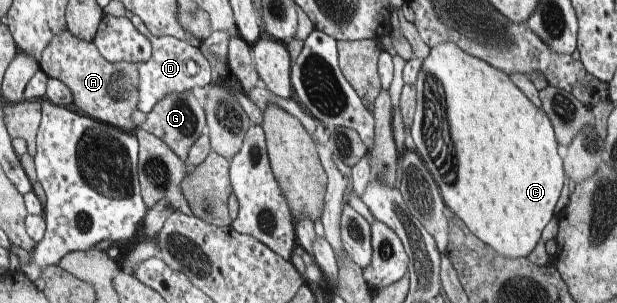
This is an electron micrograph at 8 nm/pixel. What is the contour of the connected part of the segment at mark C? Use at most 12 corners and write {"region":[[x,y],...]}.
{"region":[[454,41],[414,84],[445,205],[527,257],[566,180],[548,116]]}

